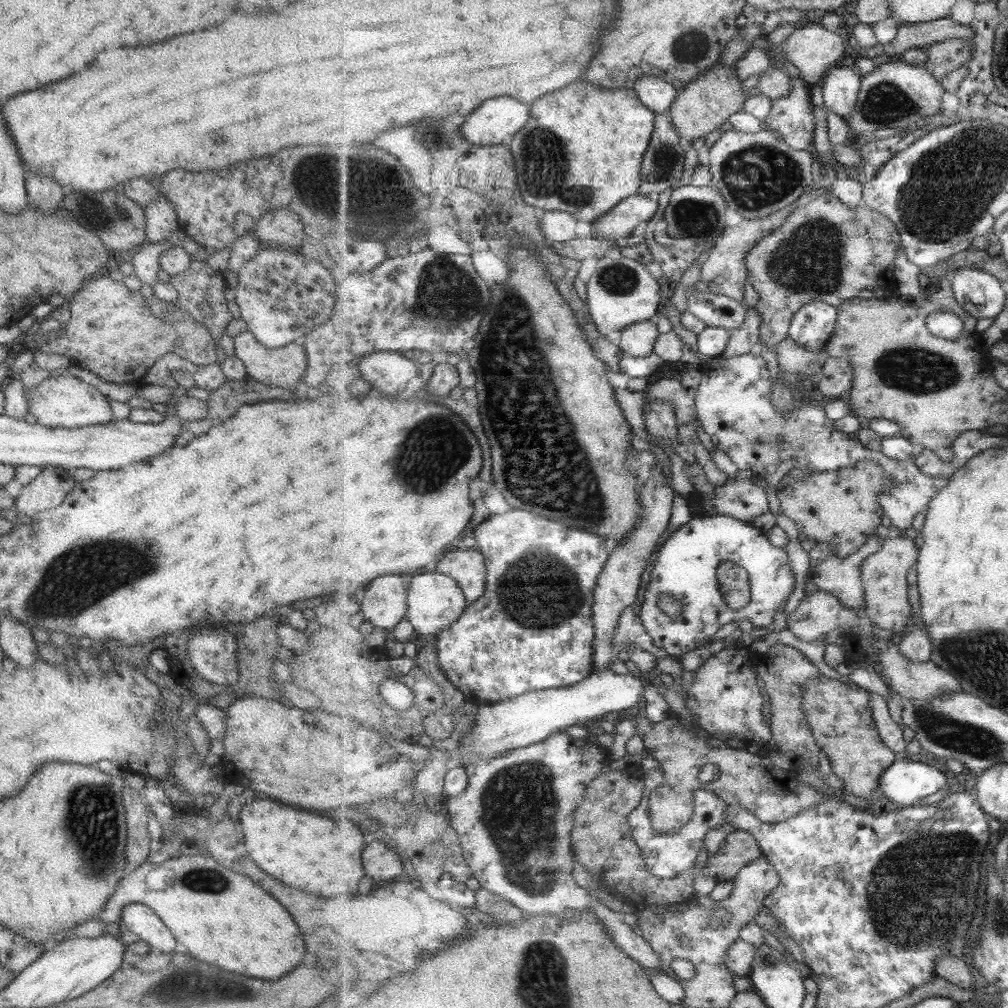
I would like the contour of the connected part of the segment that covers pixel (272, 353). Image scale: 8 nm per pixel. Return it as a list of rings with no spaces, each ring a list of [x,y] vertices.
[[[241,332],[234,337],[235,357],[244,365],[245,373],[252,380],[265,385],[273,385],[295,393],[295,388],[304,376],[307,358],[304,348],[295,343],[269,349],[255,341],[251,332]]]

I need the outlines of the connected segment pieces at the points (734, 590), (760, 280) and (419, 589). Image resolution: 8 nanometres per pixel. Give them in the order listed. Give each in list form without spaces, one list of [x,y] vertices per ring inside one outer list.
[[[721,562],[717,568],[717,582],[723,594],[723,600],[733,610],[747,607],[752,601],[752,584],[745,567],[734,562]]]
[[[830,192],[795,208],[781,228],[765,236],[747,254],[749,280],[761,296],[759,304],[753,306],[753,309],[761,313],[763,319],[760,341],[774,352],[778,344],[790,338],[790,327],[795,313],[806,304],[819,301],[838,307],[846,300],[857,298],[863,290],[879,293],[887,286],[896,286],[893,272],[897,248],[900,246],[903,248],[897,225],[882,212],[865,203],[852,209]]]
[[[436,570],[414,574],[408,587],[407,619],[413,623],[417,635],[435,635],[457,623],[469,604],[458,580]]]

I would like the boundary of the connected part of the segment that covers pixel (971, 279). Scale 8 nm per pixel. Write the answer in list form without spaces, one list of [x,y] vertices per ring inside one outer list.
[[[962,268],[950,277],[958,303],[973,316],[995,318],[1004,311],[1007,294],[1003,283],[983,269]]]

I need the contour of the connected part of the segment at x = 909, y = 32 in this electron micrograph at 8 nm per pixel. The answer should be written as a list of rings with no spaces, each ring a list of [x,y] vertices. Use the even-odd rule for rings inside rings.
[[[947,17],[927,23],[903,23],[897,36],[884,44],[887,55],[900,55],[909,49],[924,49],[945,39],[969,39],[974,36],[971,26],[960,25]]]

